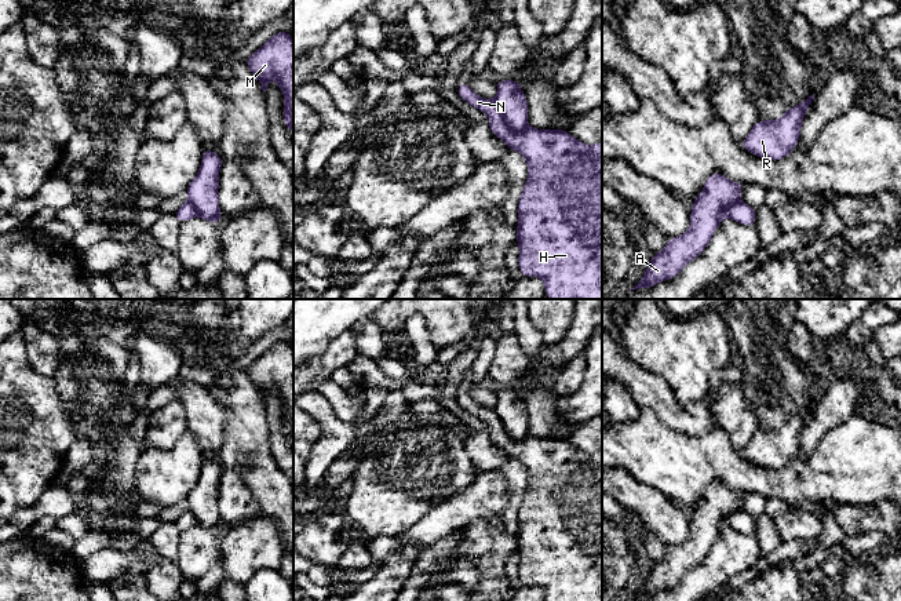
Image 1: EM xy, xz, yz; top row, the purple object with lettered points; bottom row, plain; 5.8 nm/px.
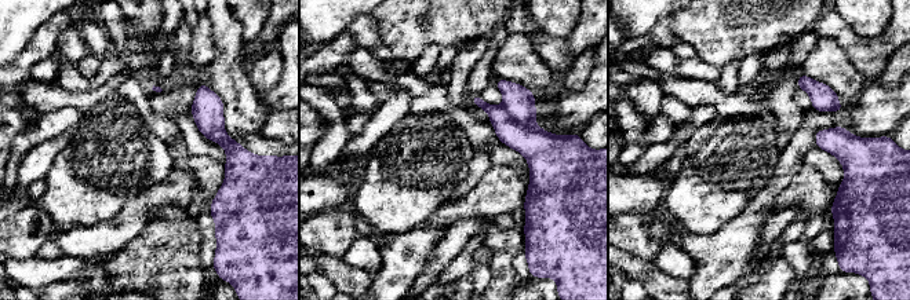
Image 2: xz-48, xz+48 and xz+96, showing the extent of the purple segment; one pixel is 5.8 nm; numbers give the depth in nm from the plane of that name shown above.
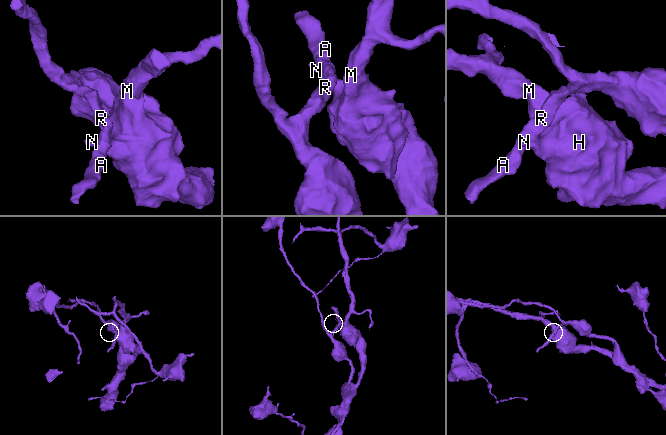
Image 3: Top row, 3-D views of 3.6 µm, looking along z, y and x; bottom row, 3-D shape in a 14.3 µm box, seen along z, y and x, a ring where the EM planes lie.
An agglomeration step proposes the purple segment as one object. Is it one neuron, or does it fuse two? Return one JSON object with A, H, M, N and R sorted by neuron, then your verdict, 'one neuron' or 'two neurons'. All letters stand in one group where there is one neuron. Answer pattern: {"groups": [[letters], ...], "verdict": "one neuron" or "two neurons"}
{"groups": [["A", "R"], ["H", "M", "N"]], "verdict": "two neurons"}

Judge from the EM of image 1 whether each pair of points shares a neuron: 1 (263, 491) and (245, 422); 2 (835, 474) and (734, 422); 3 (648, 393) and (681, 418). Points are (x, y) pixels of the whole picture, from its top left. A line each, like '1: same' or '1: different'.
1: same
2: different
3: same

